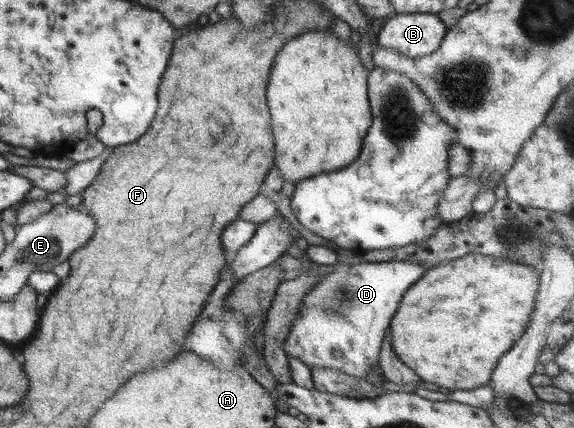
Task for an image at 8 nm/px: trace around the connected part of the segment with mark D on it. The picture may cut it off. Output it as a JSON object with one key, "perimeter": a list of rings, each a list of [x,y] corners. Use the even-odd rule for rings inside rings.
{"perimeter":[[[368,262],[332,265],[312,289],[302,295],[300,310],[282,341],[286,356],[298,358],[308,368],[332,368],[353,378],[366,380],[379,364],[379,352],[400,296],[424,274],[426,268],[416,262]]]}

